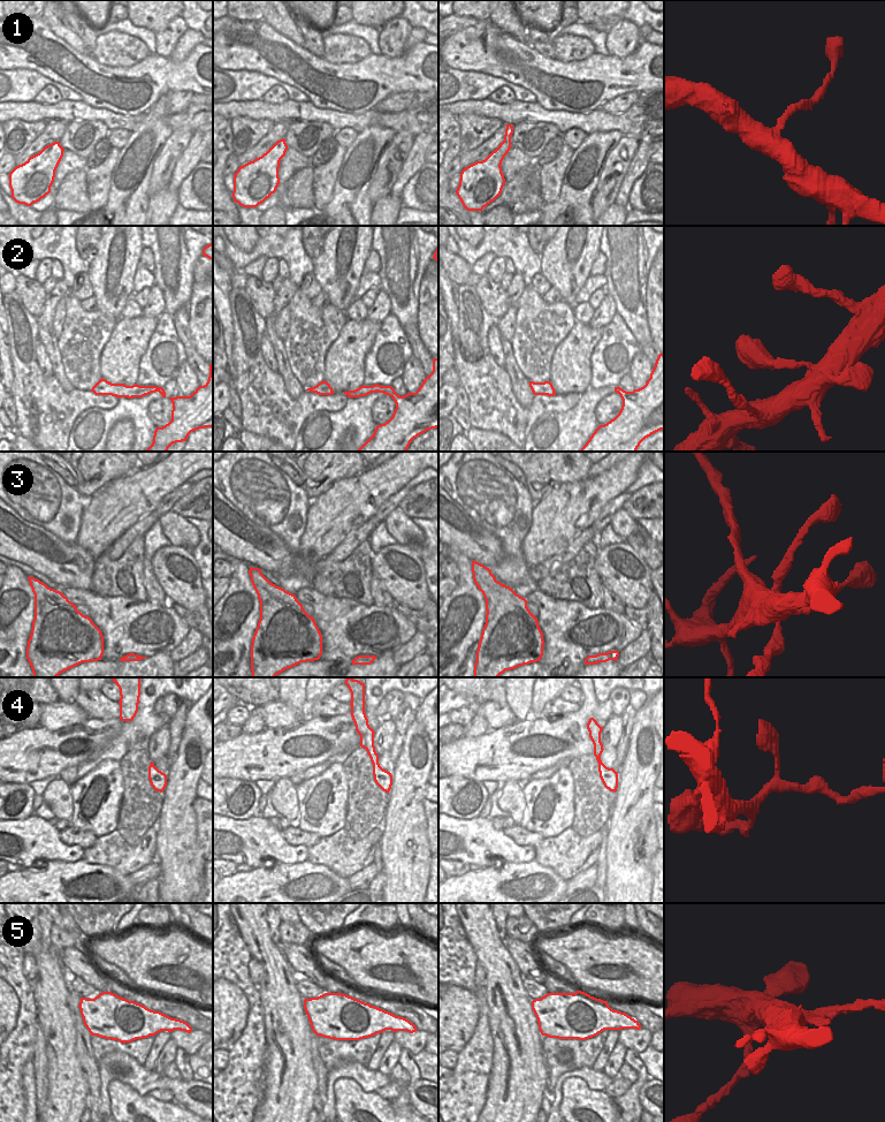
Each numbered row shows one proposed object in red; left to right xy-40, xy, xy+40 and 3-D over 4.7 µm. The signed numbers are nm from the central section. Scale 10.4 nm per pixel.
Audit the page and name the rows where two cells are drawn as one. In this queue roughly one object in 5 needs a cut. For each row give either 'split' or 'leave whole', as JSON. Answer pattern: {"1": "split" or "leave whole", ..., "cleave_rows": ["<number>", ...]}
{"1": "leave whole", "2": "leave whole", "3": "split", "4": "leave whole", "5": "split", "cleave_rows": ["3", "5"]}

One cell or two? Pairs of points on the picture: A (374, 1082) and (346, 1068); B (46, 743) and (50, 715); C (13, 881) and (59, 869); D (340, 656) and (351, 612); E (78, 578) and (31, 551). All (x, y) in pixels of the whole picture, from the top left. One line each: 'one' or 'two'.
A: one
B: two
C: one
D: one
E: one

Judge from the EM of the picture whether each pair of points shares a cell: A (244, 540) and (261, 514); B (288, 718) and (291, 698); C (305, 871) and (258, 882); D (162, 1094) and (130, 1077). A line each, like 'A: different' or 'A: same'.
A: different
B: different
C: same
D: different

